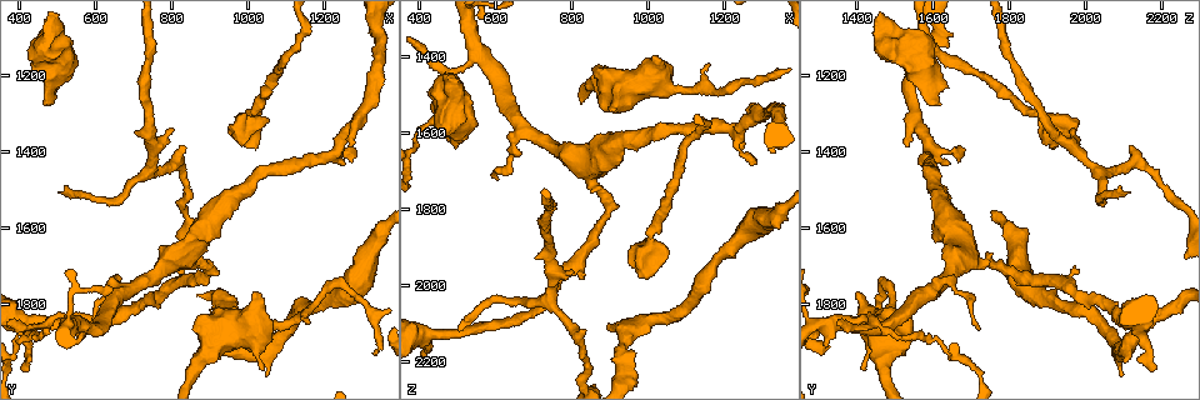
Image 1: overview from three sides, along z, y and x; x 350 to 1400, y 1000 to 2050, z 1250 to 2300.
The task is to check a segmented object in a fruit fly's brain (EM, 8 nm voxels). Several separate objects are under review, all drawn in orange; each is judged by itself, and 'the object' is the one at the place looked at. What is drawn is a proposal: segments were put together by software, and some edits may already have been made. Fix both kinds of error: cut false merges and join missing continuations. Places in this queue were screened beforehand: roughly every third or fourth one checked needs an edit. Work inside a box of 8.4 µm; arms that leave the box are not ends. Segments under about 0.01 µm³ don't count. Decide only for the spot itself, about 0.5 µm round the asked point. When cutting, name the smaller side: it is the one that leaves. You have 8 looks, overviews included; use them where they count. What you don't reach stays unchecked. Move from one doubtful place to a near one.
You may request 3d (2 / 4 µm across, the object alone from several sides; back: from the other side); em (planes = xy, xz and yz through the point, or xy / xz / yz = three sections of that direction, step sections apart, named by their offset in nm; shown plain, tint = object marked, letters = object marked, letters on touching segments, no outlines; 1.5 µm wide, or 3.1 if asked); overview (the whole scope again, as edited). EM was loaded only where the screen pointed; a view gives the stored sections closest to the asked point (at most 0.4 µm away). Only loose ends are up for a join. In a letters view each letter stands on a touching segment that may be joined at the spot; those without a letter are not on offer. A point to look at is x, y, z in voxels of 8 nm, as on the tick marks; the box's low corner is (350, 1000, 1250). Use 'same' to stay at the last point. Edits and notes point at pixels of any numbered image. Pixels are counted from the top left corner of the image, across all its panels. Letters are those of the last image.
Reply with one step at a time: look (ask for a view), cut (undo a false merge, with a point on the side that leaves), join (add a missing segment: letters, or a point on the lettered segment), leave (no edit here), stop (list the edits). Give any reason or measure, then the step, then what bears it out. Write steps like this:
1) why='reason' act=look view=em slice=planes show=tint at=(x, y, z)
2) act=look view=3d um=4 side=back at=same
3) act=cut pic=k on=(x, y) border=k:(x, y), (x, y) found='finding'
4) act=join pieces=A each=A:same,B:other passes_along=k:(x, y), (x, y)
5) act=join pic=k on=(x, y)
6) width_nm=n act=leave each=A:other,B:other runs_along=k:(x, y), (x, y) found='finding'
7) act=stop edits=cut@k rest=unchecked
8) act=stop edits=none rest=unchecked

act=look view=3d um=4 at=(440, 1860, 1425)

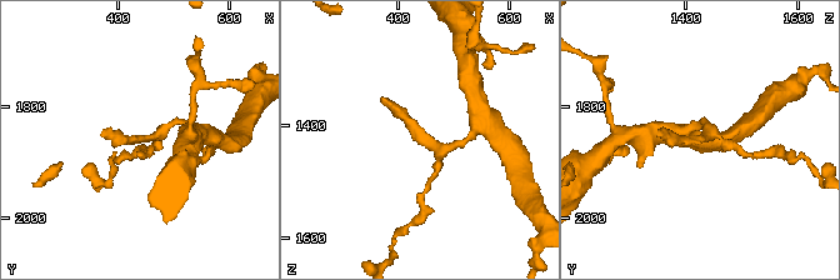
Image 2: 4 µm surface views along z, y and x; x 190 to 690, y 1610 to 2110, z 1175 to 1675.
why='shape alone is not enough' act=look view=em slice=planes show=plain at=(445, 1850, 1430)

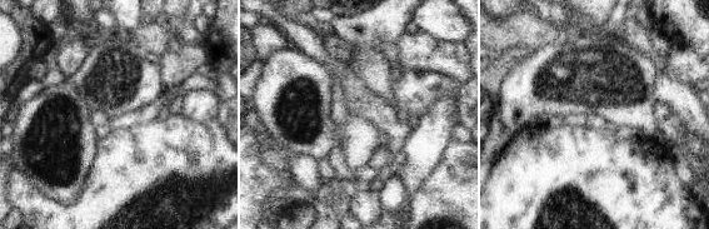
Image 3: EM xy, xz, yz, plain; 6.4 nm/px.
act=look view=em slice=planes show=letters at=same

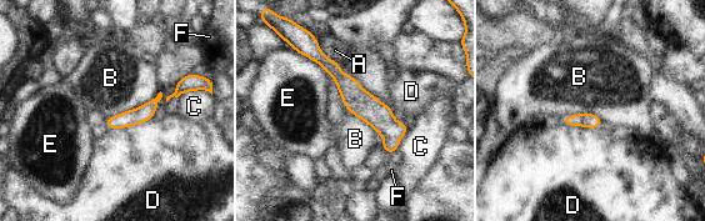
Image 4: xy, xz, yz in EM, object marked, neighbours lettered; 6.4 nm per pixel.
act=leave each=A:other,B:other,C:other,D:other,E:other,F:other runs_along=4:(311, 51), (391, 131), (394, 147) found='all the same neuron'

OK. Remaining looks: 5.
why='branch stops here' act=look view=em slice=planes show=letters at=(495, 1230, 1635)

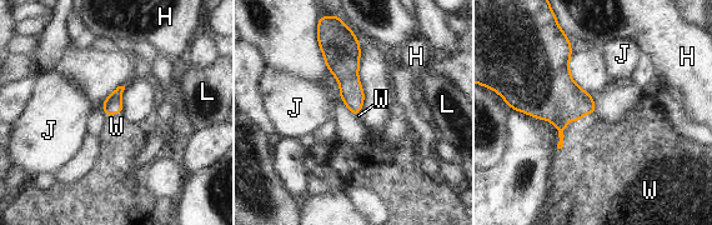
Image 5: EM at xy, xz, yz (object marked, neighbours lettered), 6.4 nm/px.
longest_contact=W:260nm act=join pieces=W each=H:other,J:other,L:other,W:same passes_along=5:(550, 94), (577, 121), (592, 126) found='the neuron continues'

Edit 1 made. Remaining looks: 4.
act=look view=overview

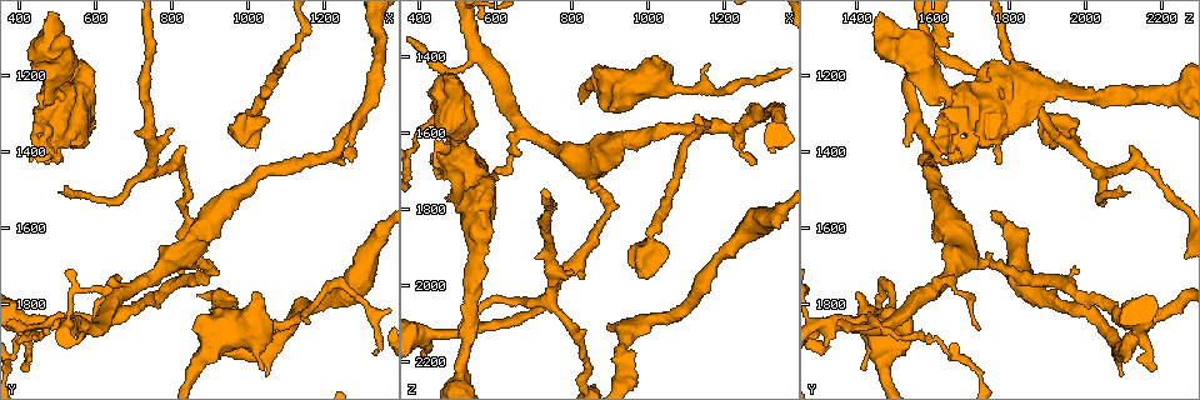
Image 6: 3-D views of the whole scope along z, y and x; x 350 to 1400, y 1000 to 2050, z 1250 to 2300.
act=look view=3d um=4 at=(500, 1510, 2115)

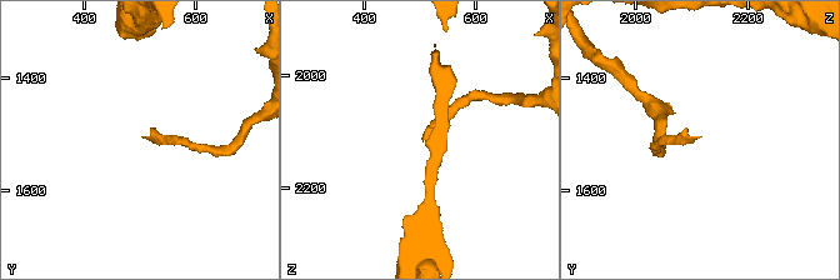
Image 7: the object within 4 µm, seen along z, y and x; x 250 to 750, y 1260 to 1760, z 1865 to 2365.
act=look view=em slice=planes show=letters at=(500, 1510, 2115)

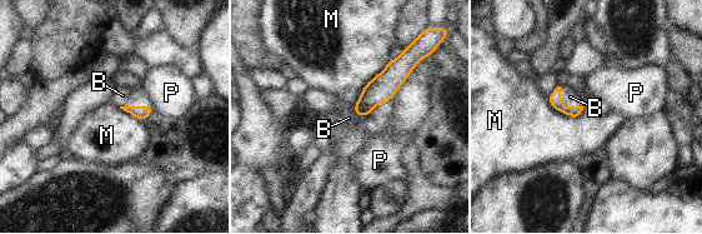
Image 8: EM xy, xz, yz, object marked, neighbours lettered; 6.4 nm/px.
act=join pieces=B each=B:same,M:other,P:other found='it goes on there'

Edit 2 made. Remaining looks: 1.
act=stop edits=join@5,join@8 rest=unchecked

